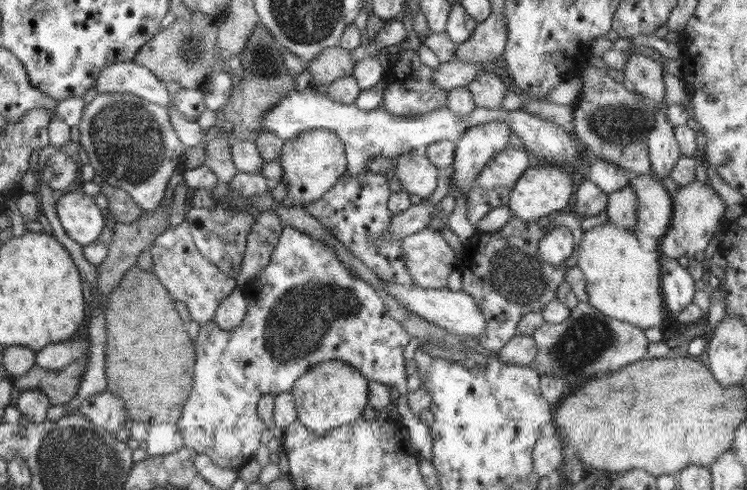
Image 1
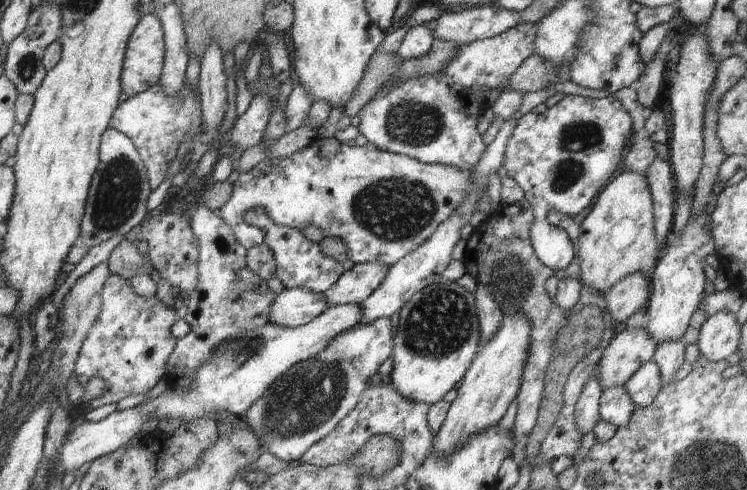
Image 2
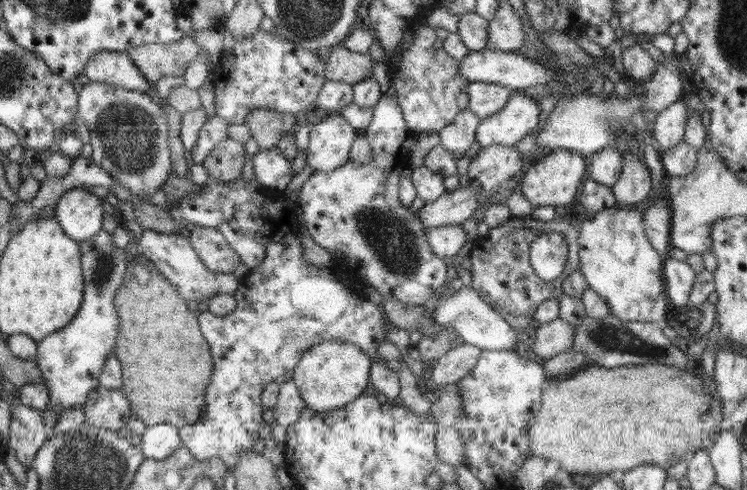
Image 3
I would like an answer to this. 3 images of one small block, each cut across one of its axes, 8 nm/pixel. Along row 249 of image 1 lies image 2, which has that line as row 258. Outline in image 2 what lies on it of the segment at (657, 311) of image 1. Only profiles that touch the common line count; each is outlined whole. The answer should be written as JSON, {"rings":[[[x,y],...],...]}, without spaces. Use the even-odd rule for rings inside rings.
{"rings":[[[620,170],[598,194],[593,206],[579,219],[575,247],[580,258],[579,279],[582,286],[605,294],[622,278],[641,272],[642,260],[661,255],[654,234],[652,195],[646,175]]]}

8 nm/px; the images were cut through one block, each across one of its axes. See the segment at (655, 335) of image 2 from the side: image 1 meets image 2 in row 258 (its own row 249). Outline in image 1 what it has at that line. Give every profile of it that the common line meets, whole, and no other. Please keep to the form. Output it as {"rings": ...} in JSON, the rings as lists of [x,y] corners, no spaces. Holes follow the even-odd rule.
{"rings":[[[695,179],[686,186],[679,186],[678,195],[673,198],[672,220],[664,238],[658,241],[660,255],[674,259],[680,258],[680,256],[692,259],[698,252],[706,251],[709,242],[715,237],[716,233],[722,232],[724,228],[719,228],[718,225],[720,222],[726,223],[725,208],[724,201],[720,199],[711,185],[704,185],[704,183]]]}

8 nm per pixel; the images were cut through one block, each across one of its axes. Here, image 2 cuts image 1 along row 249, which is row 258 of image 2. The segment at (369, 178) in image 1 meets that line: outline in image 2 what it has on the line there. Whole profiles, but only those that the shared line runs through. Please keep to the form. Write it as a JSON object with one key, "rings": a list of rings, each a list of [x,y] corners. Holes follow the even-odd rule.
{"rings":[[[336,137],[312,140],[310,146],[289,158],[263,159],[249,172],[240,173],[233,184],[230,200],[218,211],[222,220],[232,230],[234,238],[249,249],[262,244],[265,230],[246,223],[244,215],[250,208],[264,208],[274,224],[302,230],[316,226],[324,237],[338,238],[348,248],[348,260],[354,264],[372,263],[392,266],[401,258],[424,244],[434,231],[446,222],[452,212],[472,192],[472,170],[458,170],[444,164],[426,164],[406,155],[380,150],[373,144],[348,146]]]}

